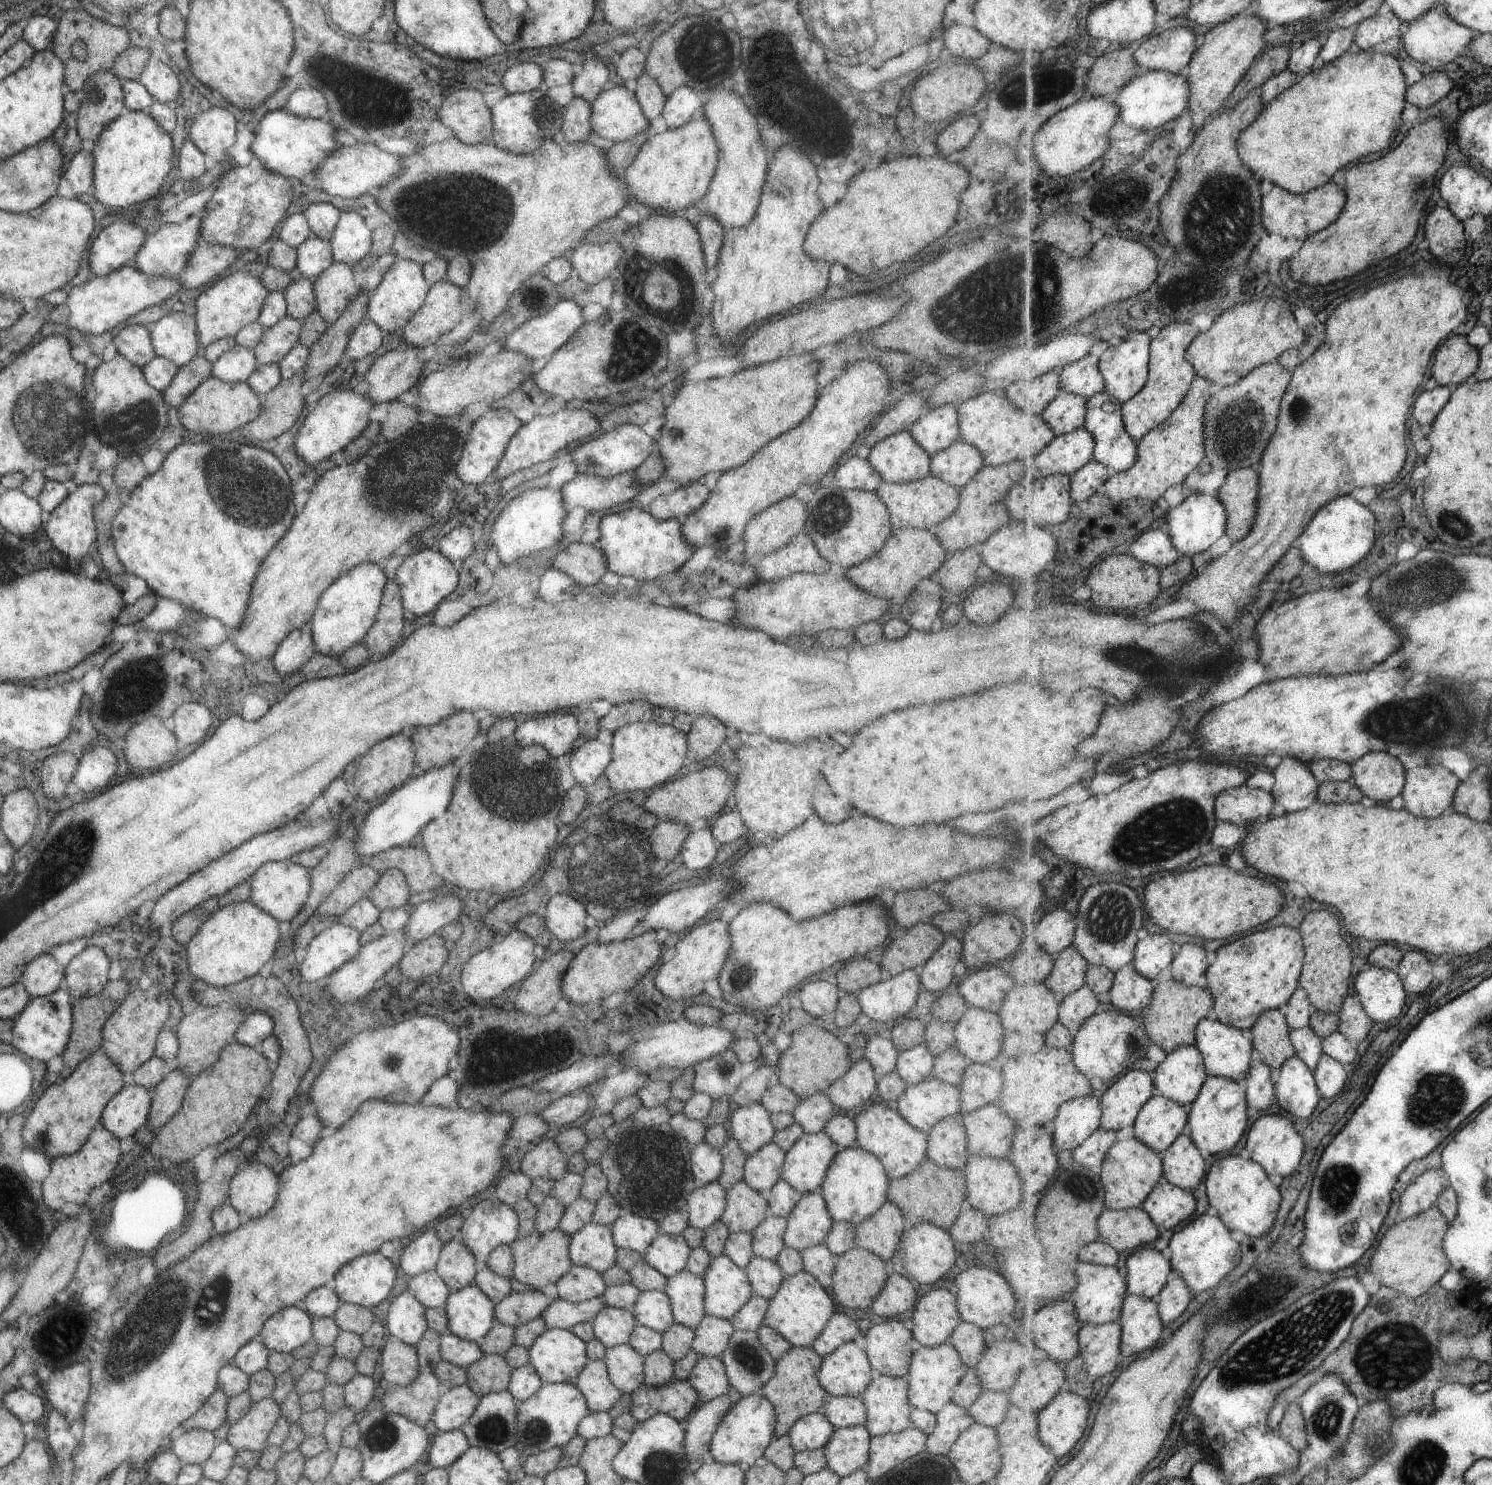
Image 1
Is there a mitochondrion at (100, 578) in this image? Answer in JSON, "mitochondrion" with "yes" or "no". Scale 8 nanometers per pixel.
{"mitochondrion":"no"}

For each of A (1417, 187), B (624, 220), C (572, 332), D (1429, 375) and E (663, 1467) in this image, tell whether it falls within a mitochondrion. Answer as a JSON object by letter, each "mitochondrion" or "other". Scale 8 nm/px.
{"A":"mitochondrion","B":"other","C":"other","D":"other","E":"mitochondrion"}

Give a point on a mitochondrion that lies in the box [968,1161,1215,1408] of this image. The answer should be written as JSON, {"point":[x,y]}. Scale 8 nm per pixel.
{"point":[1084,1188]}

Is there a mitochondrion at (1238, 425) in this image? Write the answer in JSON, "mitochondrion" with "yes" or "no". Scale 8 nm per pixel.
{"mitochondrion":"yes"}

